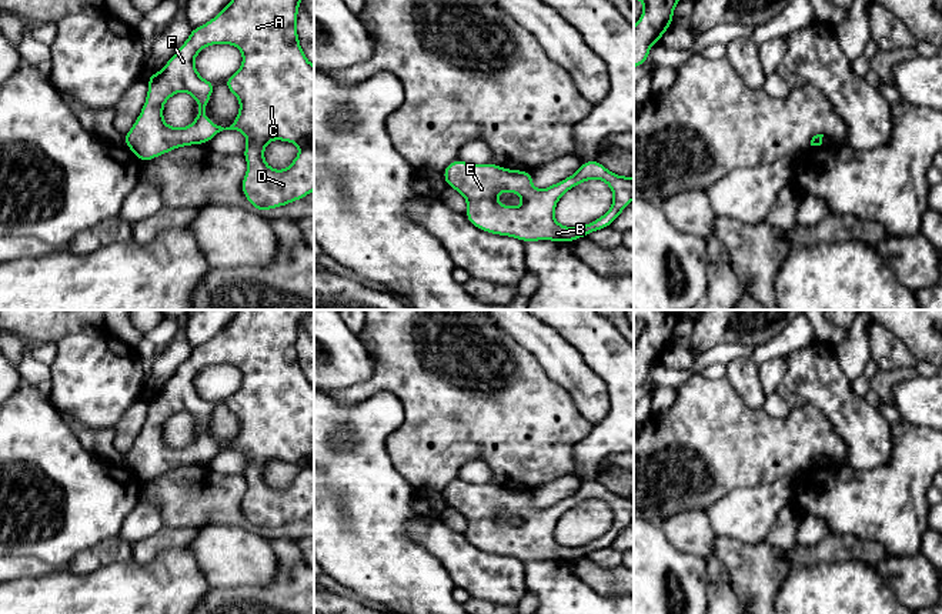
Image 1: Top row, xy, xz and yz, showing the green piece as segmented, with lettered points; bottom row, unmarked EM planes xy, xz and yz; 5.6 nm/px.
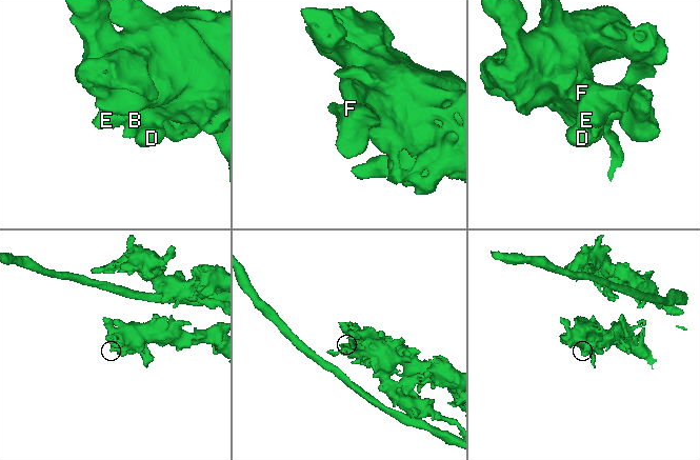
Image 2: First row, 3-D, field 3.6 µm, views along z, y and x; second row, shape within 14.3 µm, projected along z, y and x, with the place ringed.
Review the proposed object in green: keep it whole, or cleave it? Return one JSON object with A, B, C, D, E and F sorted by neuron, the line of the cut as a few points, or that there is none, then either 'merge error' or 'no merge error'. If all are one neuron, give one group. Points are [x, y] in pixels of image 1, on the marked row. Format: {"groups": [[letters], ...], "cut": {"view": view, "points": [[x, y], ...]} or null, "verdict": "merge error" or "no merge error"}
{"groups": [["A", "B", "C", "D", "E", "F"]], "cut": null, "verdict": "no merge error"}

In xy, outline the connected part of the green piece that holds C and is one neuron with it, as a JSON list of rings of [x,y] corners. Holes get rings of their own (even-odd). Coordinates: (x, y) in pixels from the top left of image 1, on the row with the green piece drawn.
[[[231,0],[216,17],[191,29],[188,39],[156,74],[148,74],[147,99],[128,133],[124,144],[141,163],[163,156],[174,149],[206,144],[223,130],[237,130],[247,137],[241,154],[247,164],[241,190],[254,210],[265,211],[301,200],[314,190],[314,66],[307,60],[297,34],[297,16],[301,0]],[[233,44],[243,53],[241,69],[230,76],[224,86],[240,100],[240,111],[230,127],[208,121],[206,106],[216,89],[204,80],[194,59],[207,46]],[[174,94],[191,94],[198,113],[186,127],[164,123],[164,103]],[[273,140],[294,143],[300,154],[284,170],[271,168],[264,160],[264,149]]]

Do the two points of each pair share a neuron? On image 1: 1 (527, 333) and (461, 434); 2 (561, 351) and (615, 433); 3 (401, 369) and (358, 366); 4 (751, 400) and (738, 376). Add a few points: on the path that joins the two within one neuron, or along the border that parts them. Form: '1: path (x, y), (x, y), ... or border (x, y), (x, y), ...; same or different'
1: border (494, 324), (524, 346), (543, 369); different
2: border (605, 383), (610, 411), (593, 426); different
3: border (357, 337), (370, 357), (371, 374), (346, 387); different
4: path (751, 394), (750, 387), (744, 381); same

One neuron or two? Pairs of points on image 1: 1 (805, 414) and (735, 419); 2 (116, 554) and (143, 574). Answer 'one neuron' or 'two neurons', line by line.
1: one neuron
2: two neurons

